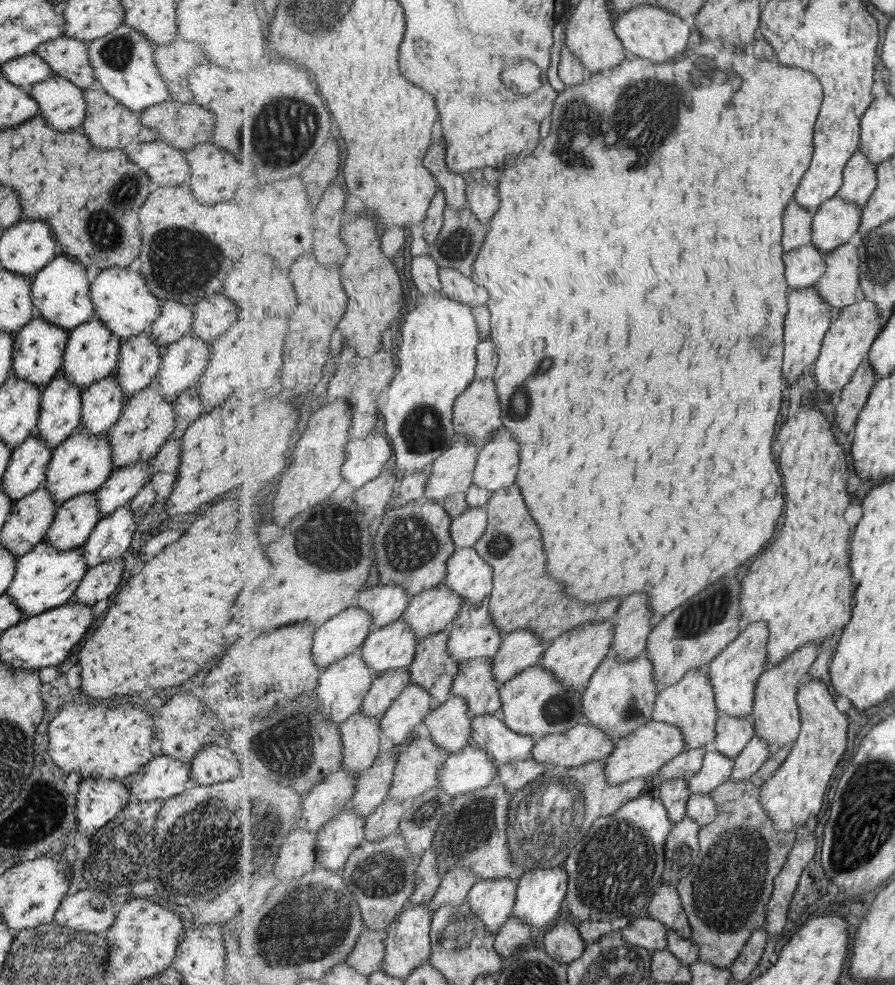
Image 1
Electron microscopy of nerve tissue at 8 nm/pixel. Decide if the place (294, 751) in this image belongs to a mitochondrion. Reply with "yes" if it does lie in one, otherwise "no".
yes

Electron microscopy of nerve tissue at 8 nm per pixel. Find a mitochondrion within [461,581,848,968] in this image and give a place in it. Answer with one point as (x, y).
(616, 869)

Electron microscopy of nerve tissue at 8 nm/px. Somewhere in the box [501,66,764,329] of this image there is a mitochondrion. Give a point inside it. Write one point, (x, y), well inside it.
(640, 105)

